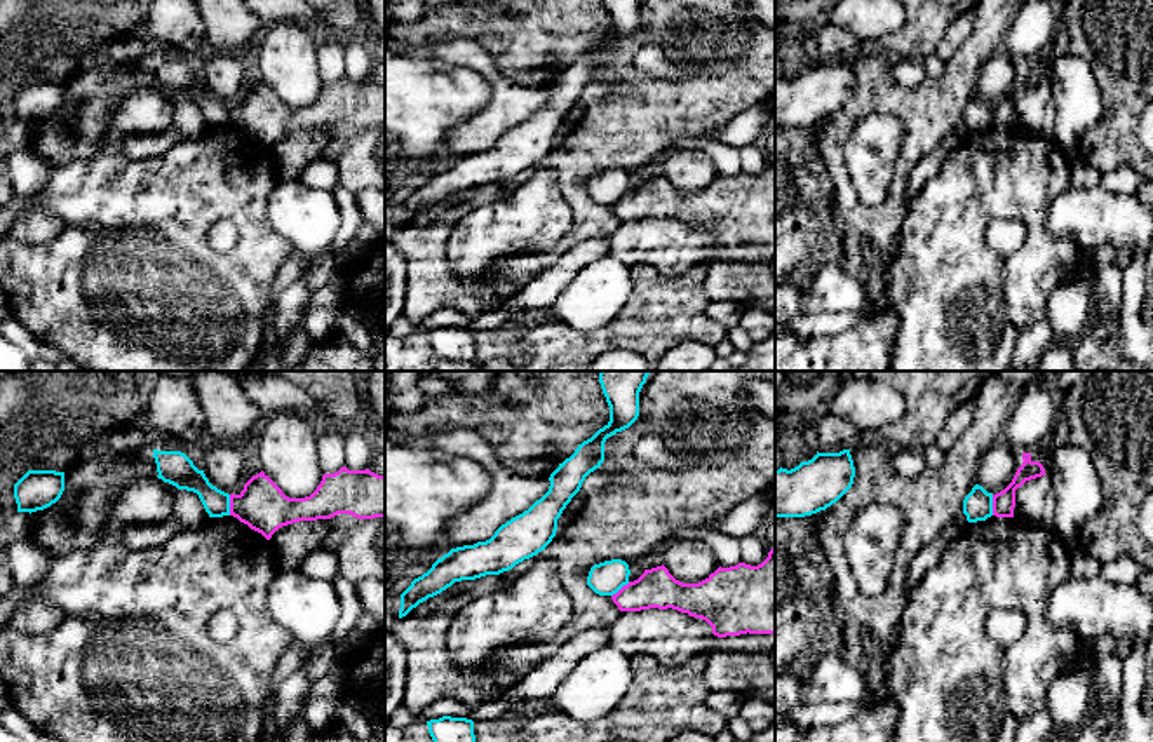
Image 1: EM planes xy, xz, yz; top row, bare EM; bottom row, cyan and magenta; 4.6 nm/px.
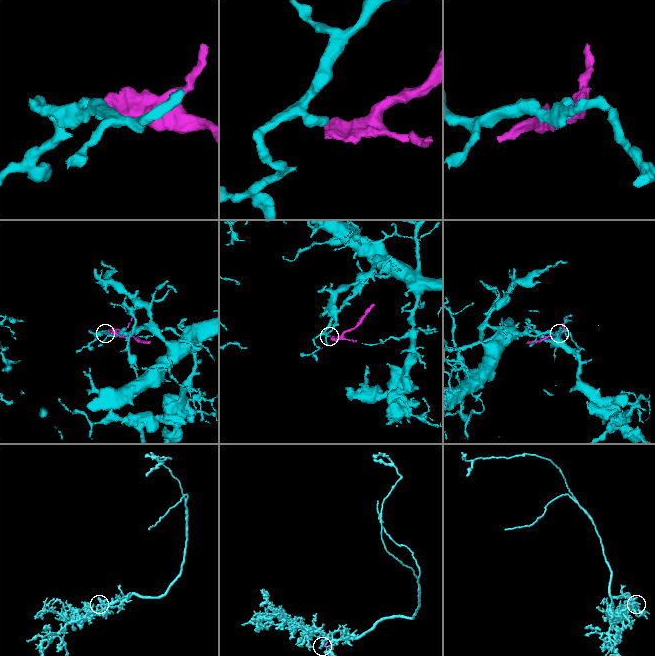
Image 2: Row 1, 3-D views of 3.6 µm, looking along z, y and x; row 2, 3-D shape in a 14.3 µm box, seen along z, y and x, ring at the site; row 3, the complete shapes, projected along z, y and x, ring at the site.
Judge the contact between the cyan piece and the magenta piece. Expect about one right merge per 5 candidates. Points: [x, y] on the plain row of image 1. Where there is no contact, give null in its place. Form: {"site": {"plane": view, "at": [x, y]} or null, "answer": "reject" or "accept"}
{"site": {"plane": "xy", "at": [229, 115]}, "answer": "reject"}

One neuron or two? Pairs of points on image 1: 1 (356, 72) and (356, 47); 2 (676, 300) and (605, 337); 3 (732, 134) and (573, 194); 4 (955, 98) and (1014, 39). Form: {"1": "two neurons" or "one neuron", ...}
{"1": "one neuron", "2": "one neuron", "3": "two neurons", "4": "two neurons"}

